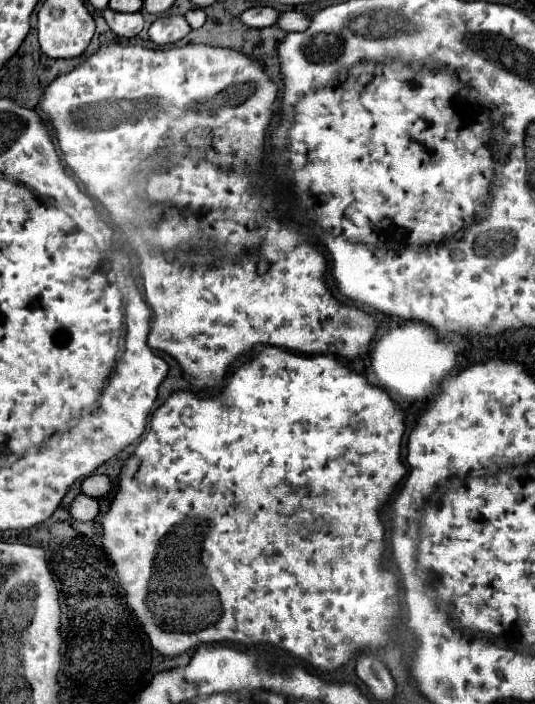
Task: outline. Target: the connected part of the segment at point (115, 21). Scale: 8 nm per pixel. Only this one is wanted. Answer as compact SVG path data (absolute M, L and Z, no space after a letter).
M107 8L107 10L103 10L103 18L105 18L107 26L121 38L133 38L143 30L143 14L141 12L123 14L123 12L115 12L115 10Z

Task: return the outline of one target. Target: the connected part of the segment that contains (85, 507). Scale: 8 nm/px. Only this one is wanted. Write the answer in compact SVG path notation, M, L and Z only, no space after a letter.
M79 494L69 504L69 514L79 522L87 522L87 520L93 520L99 514L99 504L97 504L95 498L87 498L85 494Z

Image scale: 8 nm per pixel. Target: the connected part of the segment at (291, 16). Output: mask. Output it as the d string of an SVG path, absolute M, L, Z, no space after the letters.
M291 10L291 12L279 14L279 20L277 20L275 26L285 30L285 32L303 32L309 26L309 18L305 14L301 14L301 12Z

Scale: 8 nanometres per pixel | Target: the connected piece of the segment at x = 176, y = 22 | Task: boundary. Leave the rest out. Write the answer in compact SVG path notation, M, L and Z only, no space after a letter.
M169 14L169 16L159 16L151 28L149 28L149 38L155 44L175 44L181 38L185 38L191 32L191 26L183 16Z

